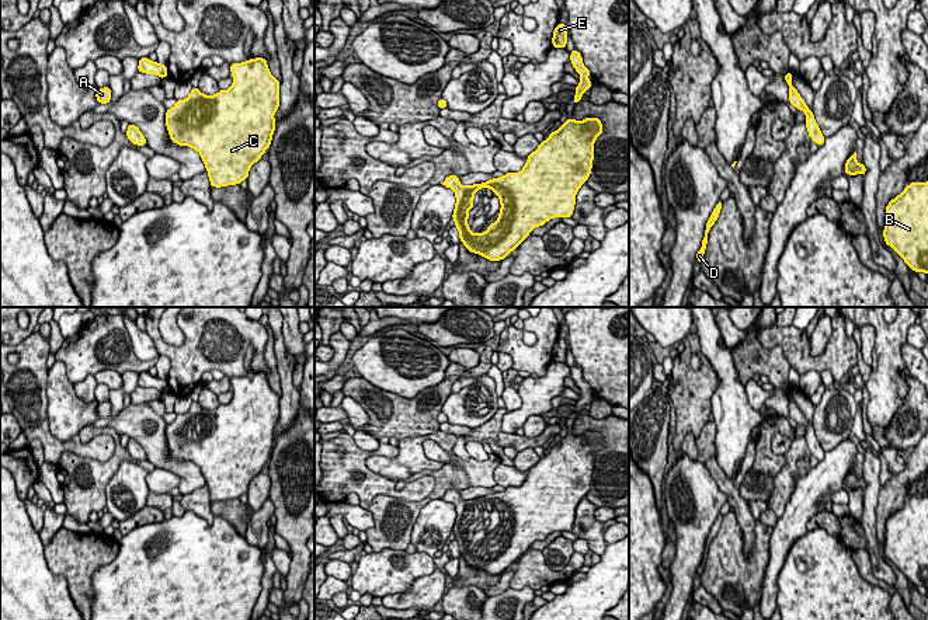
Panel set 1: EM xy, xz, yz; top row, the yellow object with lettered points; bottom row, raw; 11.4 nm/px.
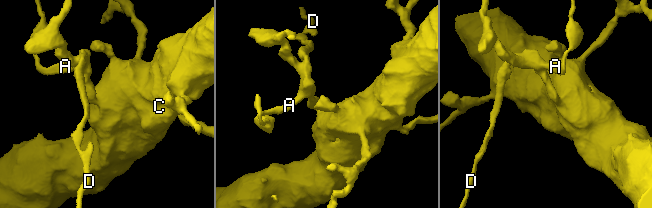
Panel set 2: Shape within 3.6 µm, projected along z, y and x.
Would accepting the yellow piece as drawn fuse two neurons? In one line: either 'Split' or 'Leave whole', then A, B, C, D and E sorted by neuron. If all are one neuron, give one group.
Leave whole. Groups: A B C D E

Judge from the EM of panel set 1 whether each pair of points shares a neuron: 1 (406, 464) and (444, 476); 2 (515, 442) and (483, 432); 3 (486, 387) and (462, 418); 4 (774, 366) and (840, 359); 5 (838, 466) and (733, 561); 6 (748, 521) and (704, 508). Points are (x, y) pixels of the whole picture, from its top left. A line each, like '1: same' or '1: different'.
1: different
2: same
3: same
4: different
5: different
6: different

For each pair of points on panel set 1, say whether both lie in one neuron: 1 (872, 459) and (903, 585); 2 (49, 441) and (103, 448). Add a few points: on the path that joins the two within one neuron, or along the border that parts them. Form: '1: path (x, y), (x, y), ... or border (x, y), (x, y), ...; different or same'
1: border (882, 558), (895, 574), (895, 585); different
2: path (62, 446), (90, 448); same

